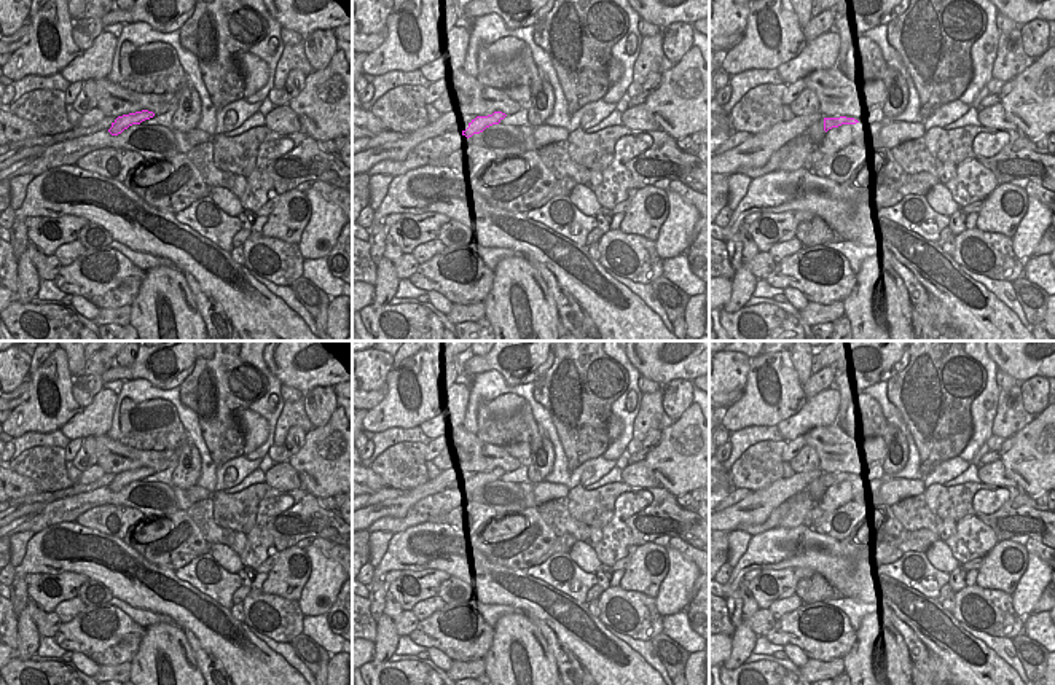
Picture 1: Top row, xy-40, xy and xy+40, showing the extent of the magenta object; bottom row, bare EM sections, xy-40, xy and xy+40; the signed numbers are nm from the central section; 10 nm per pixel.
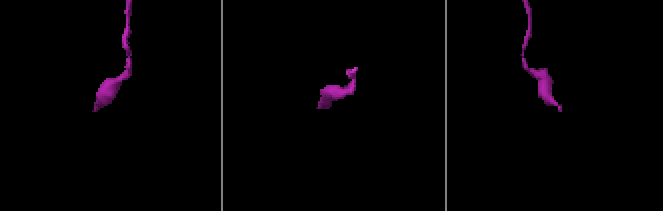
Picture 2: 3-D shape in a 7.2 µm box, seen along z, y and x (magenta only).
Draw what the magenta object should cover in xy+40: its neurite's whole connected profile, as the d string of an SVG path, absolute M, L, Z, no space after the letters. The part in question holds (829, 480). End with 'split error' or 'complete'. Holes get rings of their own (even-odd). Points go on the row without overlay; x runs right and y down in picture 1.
M840 473L840 475L824 475L824 494L821 497L819 502L816 502L816 505L827 511L833 507L837 507L838 503L853 500L853 483L859 480L854 475L846 475L846 473Z; split error

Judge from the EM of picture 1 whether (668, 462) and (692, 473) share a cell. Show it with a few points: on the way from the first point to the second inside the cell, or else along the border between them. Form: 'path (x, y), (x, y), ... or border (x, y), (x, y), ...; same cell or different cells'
path (674, 462), (681, 462), (686, 467); same cell

